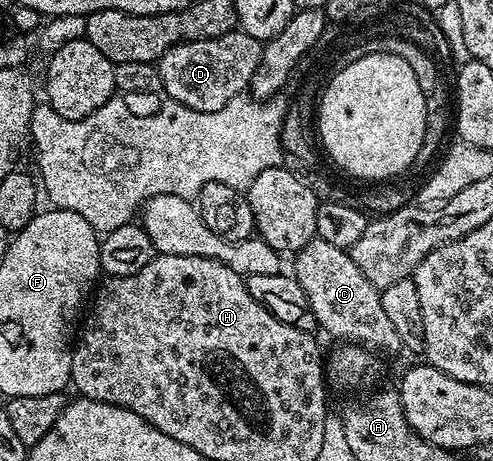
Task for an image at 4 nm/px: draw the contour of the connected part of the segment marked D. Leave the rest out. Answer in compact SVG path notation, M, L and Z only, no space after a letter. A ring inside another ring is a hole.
M238 28L211 40L184 42L167 52L155 63L163 80L163 91L172 101L195 112L218 112L237 95L249 90L249 82L259 68L262 42Z

